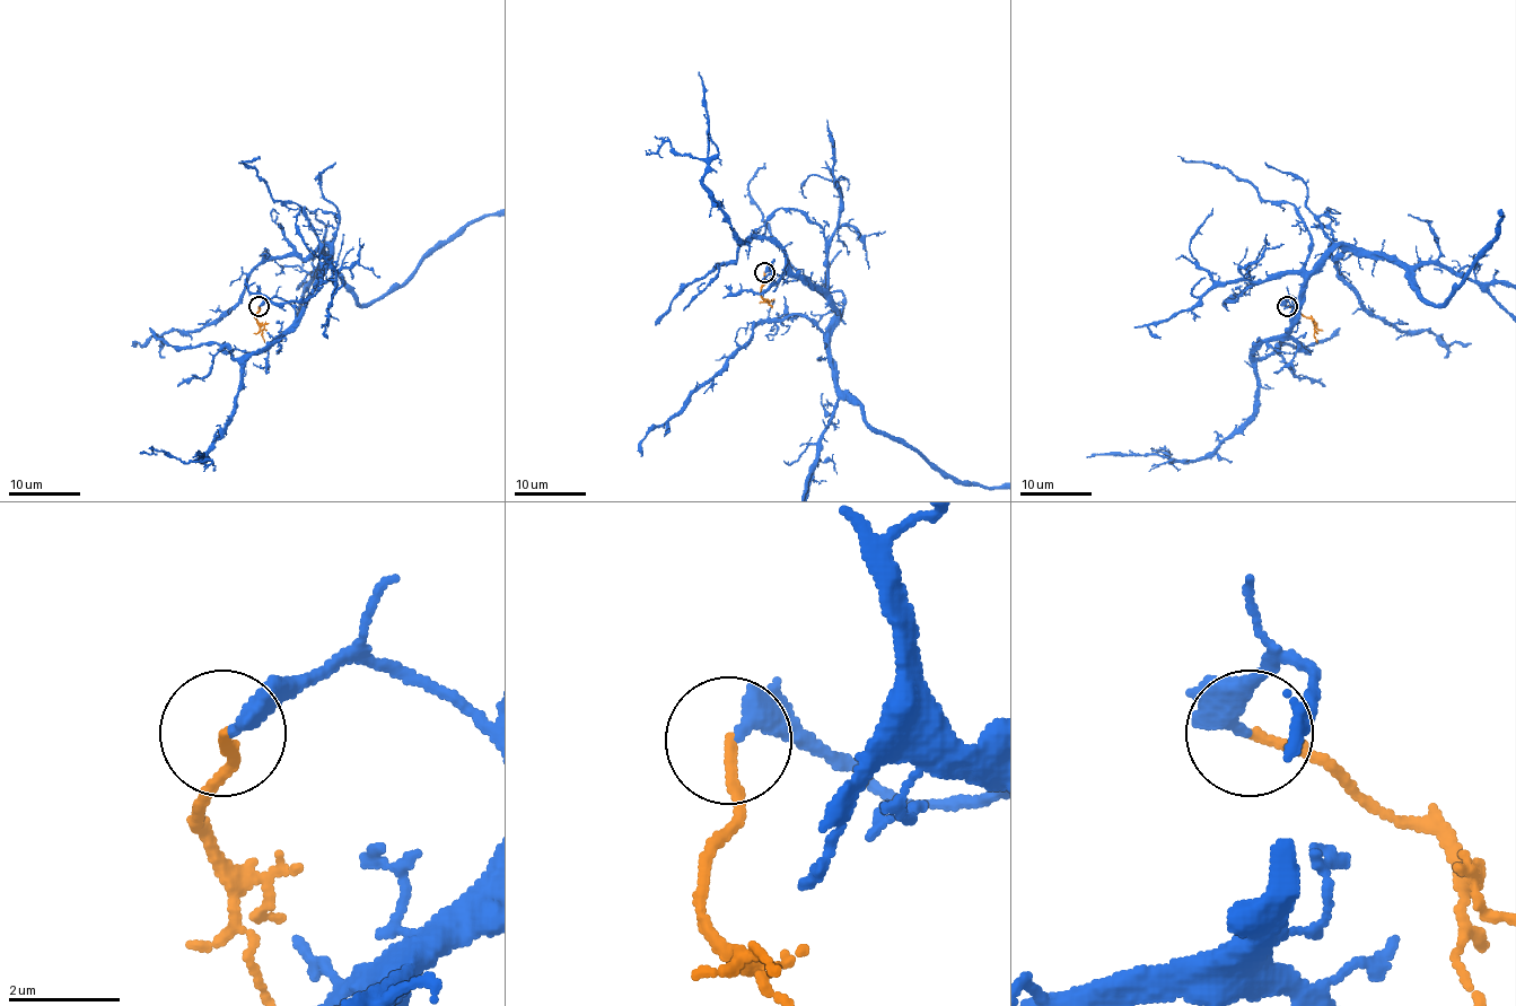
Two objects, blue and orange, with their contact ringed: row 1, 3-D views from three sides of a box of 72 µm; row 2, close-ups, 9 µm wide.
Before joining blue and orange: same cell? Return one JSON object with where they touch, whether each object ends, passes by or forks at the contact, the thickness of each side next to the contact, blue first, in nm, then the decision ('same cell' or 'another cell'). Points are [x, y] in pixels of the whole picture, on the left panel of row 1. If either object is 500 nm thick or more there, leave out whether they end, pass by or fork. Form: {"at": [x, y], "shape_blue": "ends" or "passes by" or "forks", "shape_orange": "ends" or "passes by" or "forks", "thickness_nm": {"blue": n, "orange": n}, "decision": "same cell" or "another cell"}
{"at": [259, 306], "shape_blue": "ends", "shape_orange": "ends", "thickness_nm": {"blue": 360, "orange": 180}, "decision": "same cell"}

